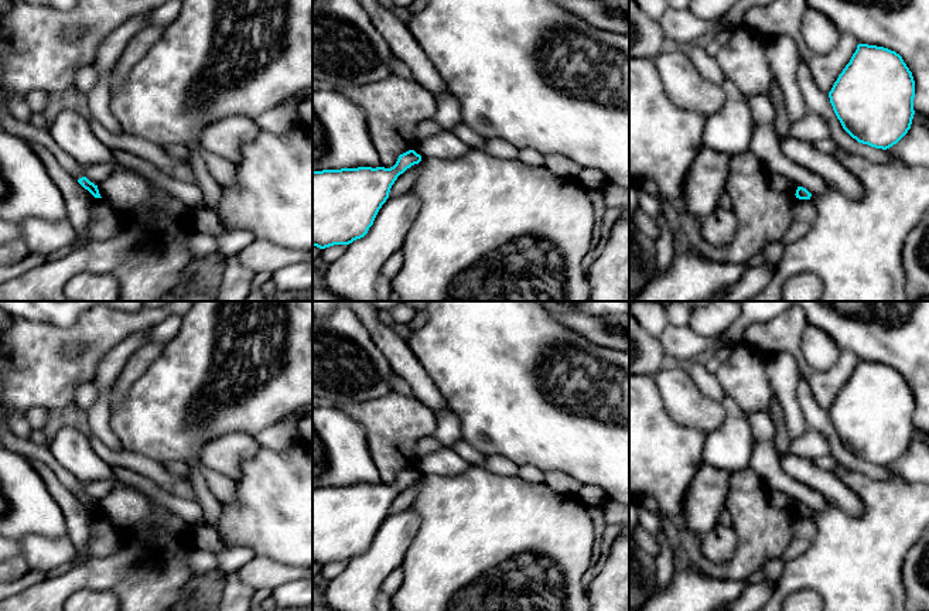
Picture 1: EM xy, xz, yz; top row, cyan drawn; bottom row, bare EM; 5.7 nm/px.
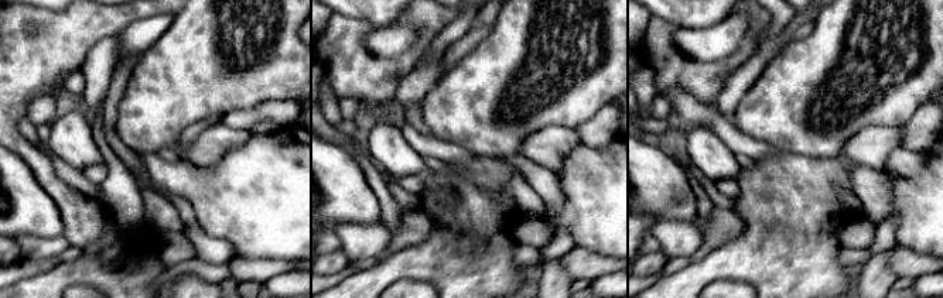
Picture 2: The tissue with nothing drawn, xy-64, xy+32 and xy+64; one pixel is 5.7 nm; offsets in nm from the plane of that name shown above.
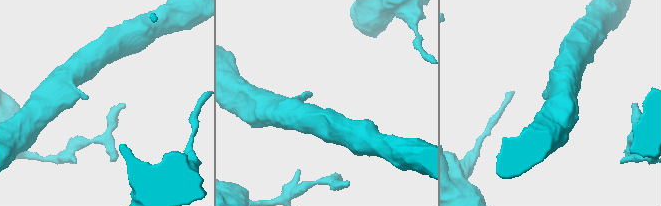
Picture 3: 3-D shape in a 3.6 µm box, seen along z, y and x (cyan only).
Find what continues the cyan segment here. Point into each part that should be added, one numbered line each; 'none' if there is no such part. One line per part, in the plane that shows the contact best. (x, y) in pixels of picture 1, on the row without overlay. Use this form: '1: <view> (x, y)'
none

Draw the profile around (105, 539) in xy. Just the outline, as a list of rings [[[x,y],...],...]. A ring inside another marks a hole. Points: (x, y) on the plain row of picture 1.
[[[96,515],[92,525],[92,536],[82,550],[76,550],[76,559],[105,557],[112,554],[122,542],[122,532],[103,515]]]

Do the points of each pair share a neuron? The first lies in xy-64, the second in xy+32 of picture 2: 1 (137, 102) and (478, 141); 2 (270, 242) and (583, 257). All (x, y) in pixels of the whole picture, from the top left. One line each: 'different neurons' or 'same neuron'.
1: same neuron
2: different neurons

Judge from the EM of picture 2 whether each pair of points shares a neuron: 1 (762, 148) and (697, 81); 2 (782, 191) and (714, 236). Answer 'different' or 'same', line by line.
1: different
2: different

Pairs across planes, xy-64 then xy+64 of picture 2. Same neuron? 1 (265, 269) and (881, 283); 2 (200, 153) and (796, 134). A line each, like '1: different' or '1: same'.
1: different
2: different

